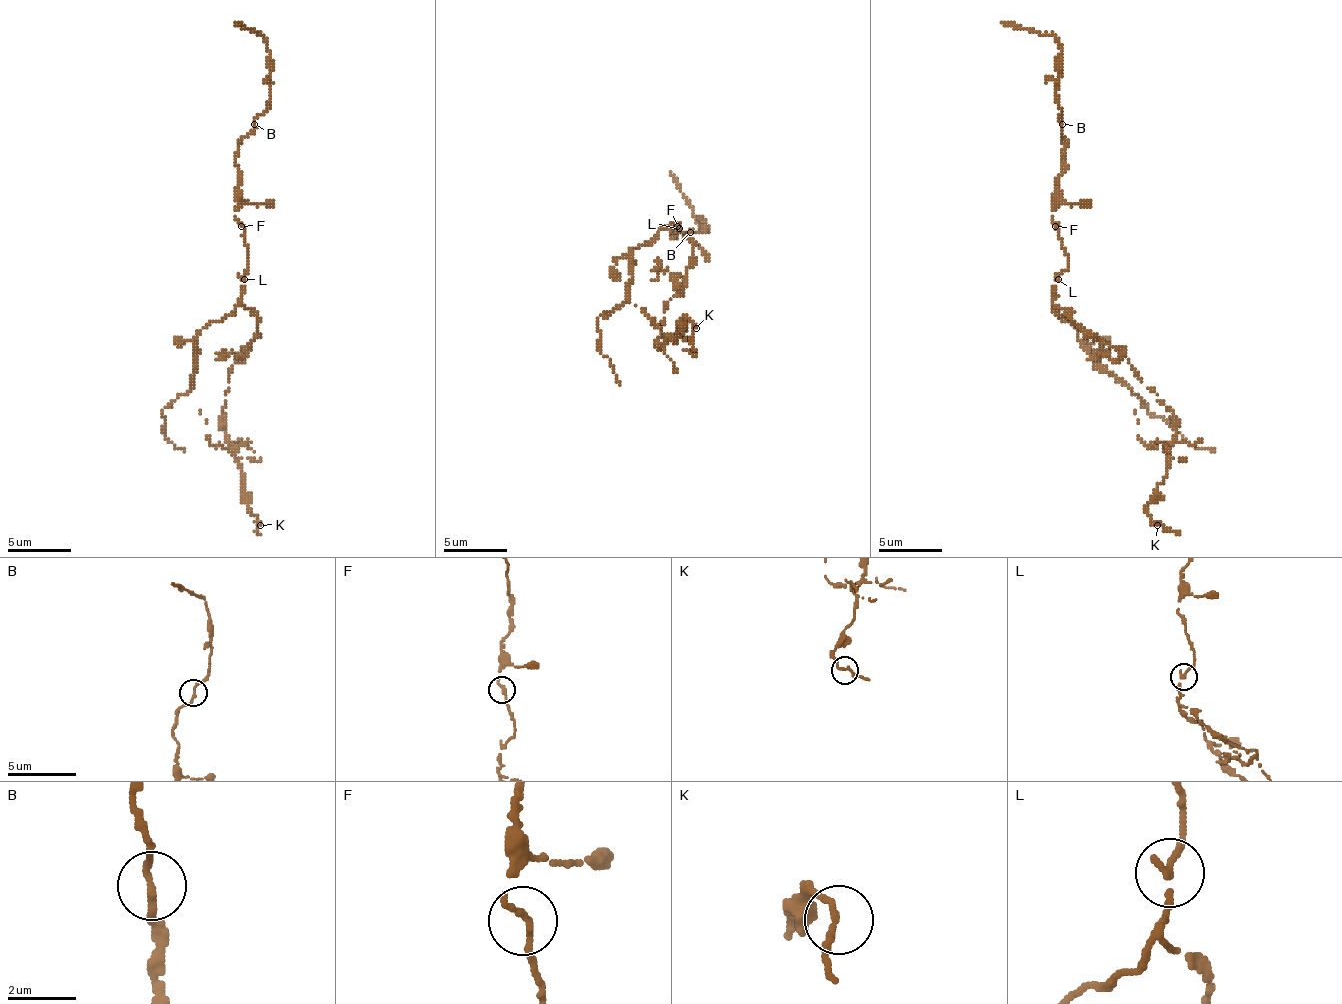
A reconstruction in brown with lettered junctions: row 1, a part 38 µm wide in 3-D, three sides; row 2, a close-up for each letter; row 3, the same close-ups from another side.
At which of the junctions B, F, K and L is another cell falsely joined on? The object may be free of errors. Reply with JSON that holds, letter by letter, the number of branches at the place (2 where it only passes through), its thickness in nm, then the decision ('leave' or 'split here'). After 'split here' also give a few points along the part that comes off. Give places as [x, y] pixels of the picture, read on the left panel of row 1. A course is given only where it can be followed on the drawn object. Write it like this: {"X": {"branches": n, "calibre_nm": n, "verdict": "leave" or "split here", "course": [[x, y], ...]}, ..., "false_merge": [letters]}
{"B": {"branches": 2, "calibre_nm": 200, "verdict": "leave"}, "F": {"branches": 1, "calibre_nm": 280, "verdict": "leave"}, "K": {"branches": 2, "calibre_nm": 200, "verdict": "leave"}, "L": {"branches": 2, "calibre_nm": 200, "verdict": "split here", "course": [[245, 280], [235, 309], [206, 324], [197, 340], [194, 385], [162, 410], [165, 436], [184, 452]]}, "false_merge": ["L"]}

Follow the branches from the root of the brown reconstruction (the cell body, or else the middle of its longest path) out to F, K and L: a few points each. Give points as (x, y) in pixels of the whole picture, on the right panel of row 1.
F: (1052, 293), (1055, 280), (1068, 267), (1068, 254), (1055, 226)
K: (1052, 293), (1097, 340), (1119, 347), (1173, 413), (1167, 474), (1148, 506), (1157, 525)
L: (1052, 293), (1055, 280), (1059, 280)

